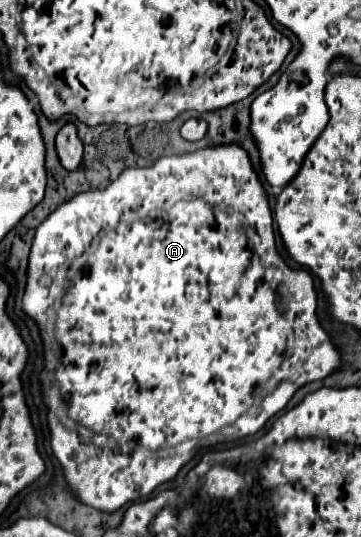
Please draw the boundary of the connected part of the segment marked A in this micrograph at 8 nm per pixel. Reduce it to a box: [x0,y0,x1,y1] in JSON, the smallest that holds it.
[23,144,341,512]

